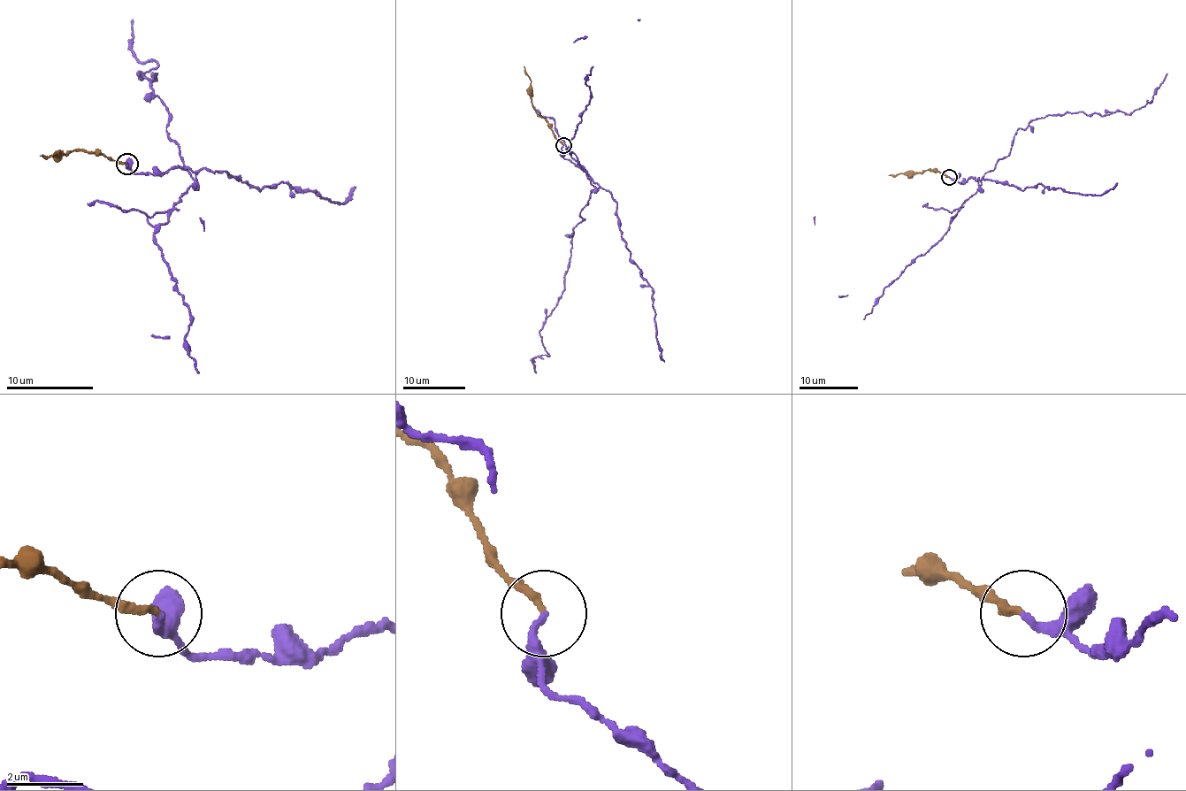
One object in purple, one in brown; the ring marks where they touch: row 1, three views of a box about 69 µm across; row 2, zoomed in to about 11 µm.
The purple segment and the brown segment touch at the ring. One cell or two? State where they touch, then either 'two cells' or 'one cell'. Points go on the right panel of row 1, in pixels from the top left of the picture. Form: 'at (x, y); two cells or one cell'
at (949, 177); two cells

